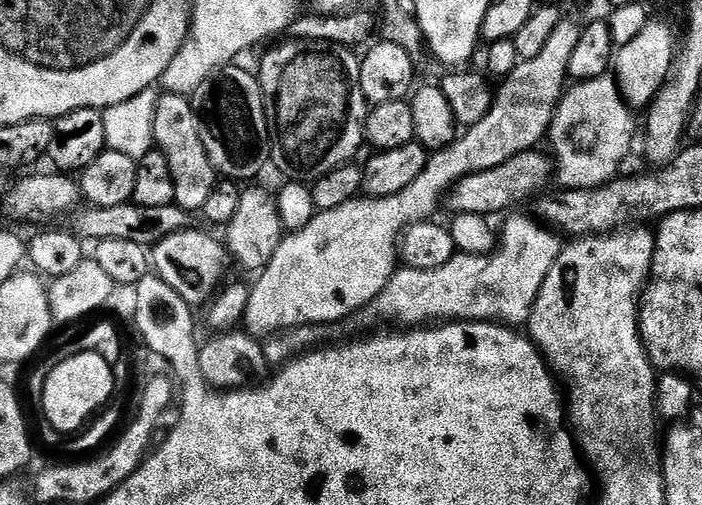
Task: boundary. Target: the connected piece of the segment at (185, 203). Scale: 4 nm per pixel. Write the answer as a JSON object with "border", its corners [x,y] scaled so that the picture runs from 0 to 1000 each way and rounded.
{"border":[[[242,182],[224,196],[219,285],[231,305],[236,305],[236,321],[242,321],[242,345],[248,345],[249,404],[266,420],[283,422],[293,408],[293,392],[299,392],[299,376],[305,376],[311,362],[311,343],[293,305],[293,289],[288,289],[282,234],[269,192]]]}

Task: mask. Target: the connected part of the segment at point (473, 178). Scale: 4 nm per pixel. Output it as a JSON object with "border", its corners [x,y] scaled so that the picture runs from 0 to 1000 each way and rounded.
{"border":[[[769,297],[745,301],[744,305],[738,305],[732,313],[726,313],[726,321],[715,321],[715,329],[704,329],[704,337],[687,337],[685,341],[677,341],[675,345],[670,345],[664,352],[658,352],[657,356],[654,356],[654,360],[651,364],[648,364],[648,368],[642,376],[638,378],[637,388],[634,388],[630,398],[631,410],[634,414],[638,410],[641,416],[640,422],[644,422],[644,424],[681,424],[682,428],[692,428],[697,432],[705,430],[704,428],[705,420],[718,420],[719,418],[718,422],[722,422],[725,416],[729,416],[729,414],[722,416],[722,412],[732,410],[734,404],[741,402],[744,396],[755,394],[756,388],[762,384],[762,380],[766,380],[765,384],[769,384],[776,378],[776,374],[774,374],[774,372],[778,370],[781,364],[781,349],[782,349],[782,356],[783,356],[783,350],[788,347],[788,341],[789,341],[788,319],[785,315],[782,315],[782,311],[779,307],[776,307],[776,309],[778,311],[775,311],[774,305],[769,303]]]}

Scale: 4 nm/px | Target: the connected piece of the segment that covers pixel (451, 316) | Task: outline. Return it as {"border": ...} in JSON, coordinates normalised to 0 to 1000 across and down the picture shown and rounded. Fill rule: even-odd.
{"border":[[[756,426],[728,428],[722,430],[725,436],[719,440],[718,453],[709,459],[709,495],[702,495],[692,507],[651,503],[641,511],[641,519],[635,519],[635,527],[624,527],[624,535],[595,535],[580,527],[566,535],[544,574],[544,582],[538,582],[533,596],[537,630],[554,634],[558,640],[554,644],[558,646],[615,646],[623,638],[711,638],[719,646],[751,644],[761,598],[766,590],[766,574],[772,574],[772,558],[778,558],[783,543],[783,527],[795,511],[801,475],[793,461],[765,442]]]}

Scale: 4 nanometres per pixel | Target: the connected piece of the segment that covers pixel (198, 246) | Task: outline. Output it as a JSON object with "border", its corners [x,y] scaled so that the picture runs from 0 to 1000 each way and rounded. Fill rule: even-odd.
{"border":[[[275,448],[254,463],[242,463],[242,471],[231,471],[231,479],[225,479],[214,499],[214,523],[221,545],[251,574],[272,606],[295,604],[306,588],[321,560],[319,545],[328,525],[321,477],[306,475],[299,461],[283,459],[282,451]]]}

